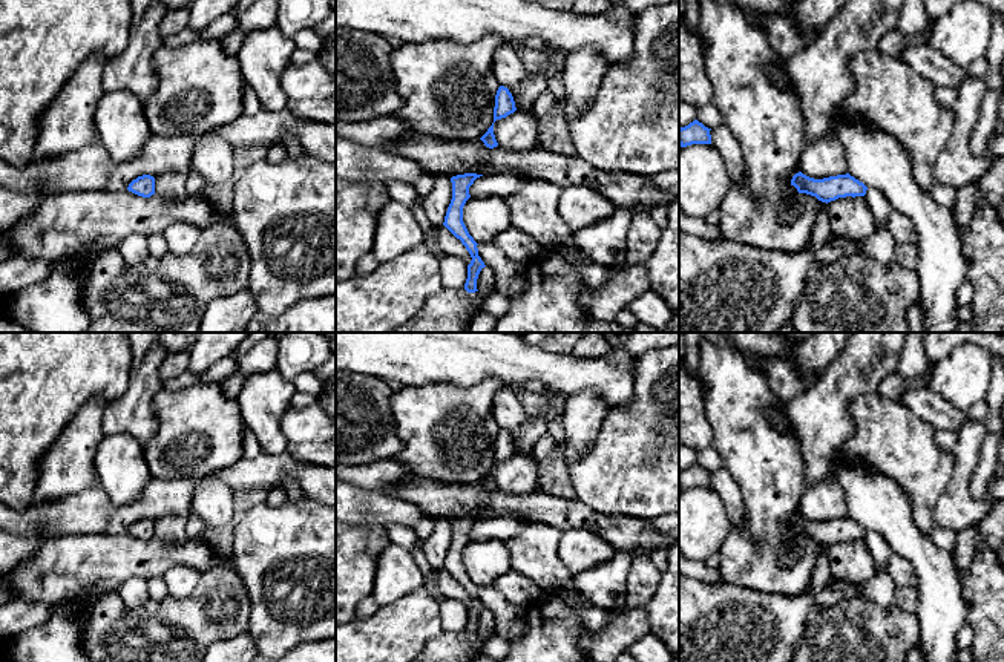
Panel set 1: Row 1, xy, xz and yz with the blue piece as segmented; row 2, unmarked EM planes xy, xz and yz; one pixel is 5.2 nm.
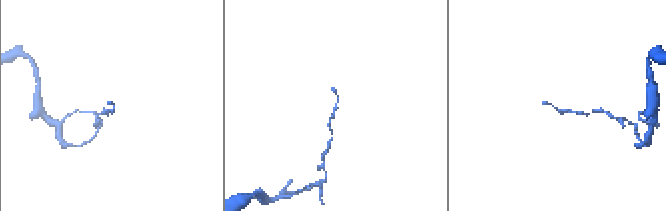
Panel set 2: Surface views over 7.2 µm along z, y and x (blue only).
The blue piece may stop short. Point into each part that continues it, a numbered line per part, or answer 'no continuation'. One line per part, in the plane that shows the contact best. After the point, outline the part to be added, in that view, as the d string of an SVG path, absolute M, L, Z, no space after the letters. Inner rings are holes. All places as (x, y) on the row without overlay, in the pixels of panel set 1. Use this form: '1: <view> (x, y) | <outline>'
no continuation

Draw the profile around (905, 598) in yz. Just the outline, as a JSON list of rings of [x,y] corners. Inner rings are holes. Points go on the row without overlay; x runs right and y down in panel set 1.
[[[897,587],[894,602],[898,608],[914,613],[918,605],[917,588]]]

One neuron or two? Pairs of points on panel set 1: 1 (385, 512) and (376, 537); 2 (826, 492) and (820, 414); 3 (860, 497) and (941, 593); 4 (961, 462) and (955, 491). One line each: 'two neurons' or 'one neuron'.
1: two neurons
2: two neurons
3: one neuron
4: one neuron

